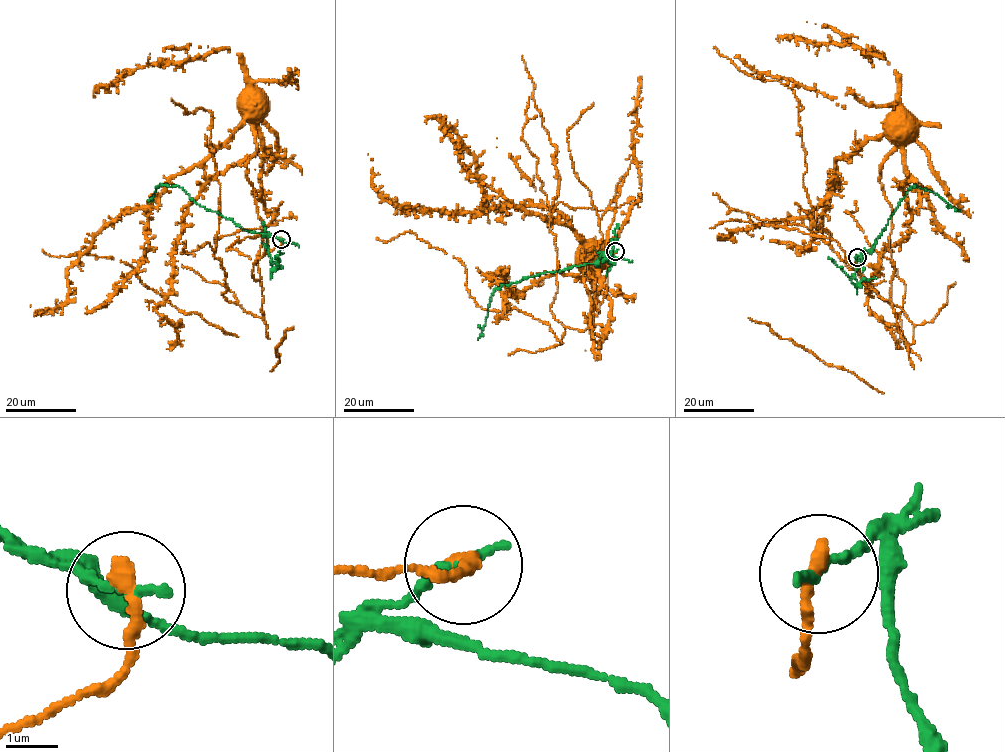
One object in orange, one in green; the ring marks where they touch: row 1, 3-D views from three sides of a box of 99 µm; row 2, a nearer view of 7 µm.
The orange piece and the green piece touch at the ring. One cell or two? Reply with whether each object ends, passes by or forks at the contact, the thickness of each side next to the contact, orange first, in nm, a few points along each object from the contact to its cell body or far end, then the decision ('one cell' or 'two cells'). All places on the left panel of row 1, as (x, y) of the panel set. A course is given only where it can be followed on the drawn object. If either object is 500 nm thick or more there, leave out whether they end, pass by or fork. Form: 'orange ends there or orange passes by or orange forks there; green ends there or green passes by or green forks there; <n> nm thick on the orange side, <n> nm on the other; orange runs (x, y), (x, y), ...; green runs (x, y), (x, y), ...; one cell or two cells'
orange ends there; green ends there; 340 nm thick on the orange side, 190 nm on the other; orange runs (281, 239), (280, 245), (256, 259), (255, 280), (262, 220), (246, 162), (255, 151), (257, 103); green runs (281, 239), (243, 230), (230, 219), (196, 204), (178, 186), (158, 186), (148, 201); two cells

